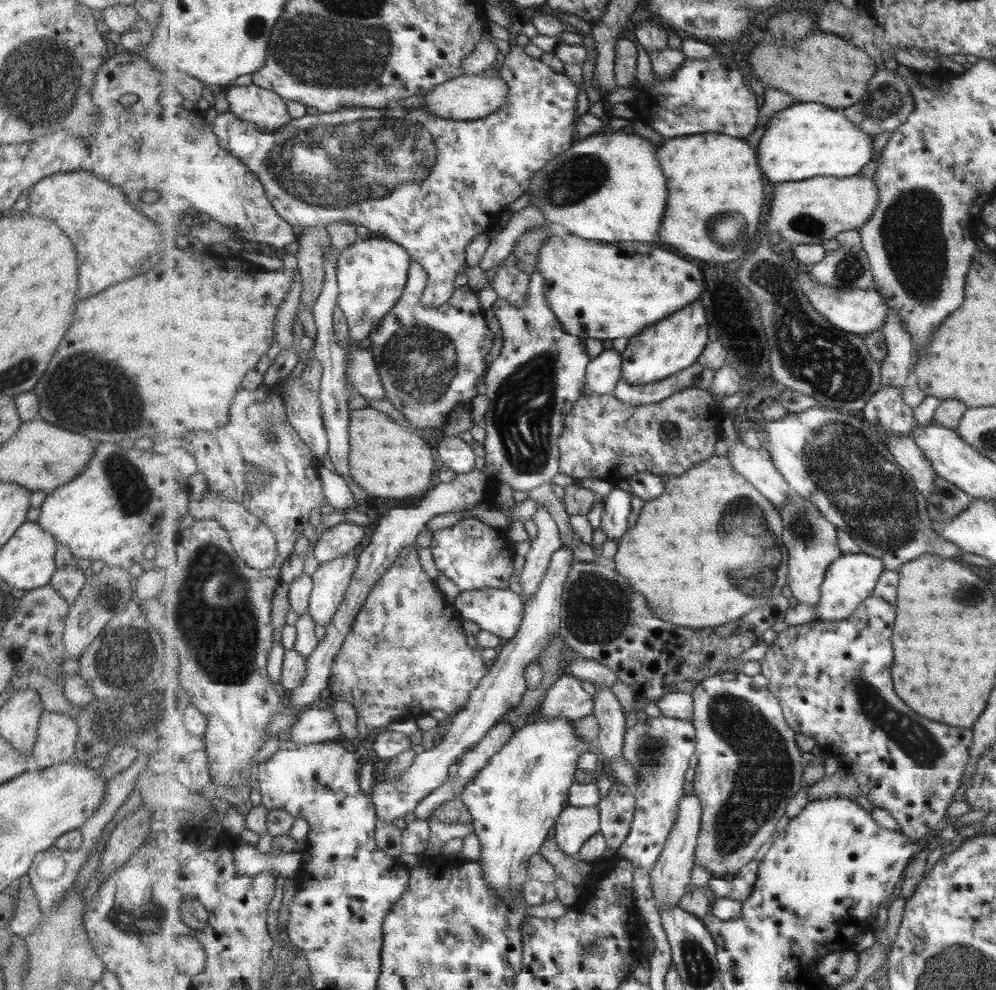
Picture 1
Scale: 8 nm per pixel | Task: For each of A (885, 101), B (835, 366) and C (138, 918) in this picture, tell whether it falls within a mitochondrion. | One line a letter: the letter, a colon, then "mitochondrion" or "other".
A: mitochondrion
B: mitochondrion
C: mitochondrion

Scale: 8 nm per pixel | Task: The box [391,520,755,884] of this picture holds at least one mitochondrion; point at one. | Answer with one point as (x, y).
(595, 604)

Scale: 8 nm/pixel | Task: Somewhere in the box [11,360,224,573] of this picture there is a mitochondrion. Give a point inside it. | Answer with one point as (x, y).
(132, 494)

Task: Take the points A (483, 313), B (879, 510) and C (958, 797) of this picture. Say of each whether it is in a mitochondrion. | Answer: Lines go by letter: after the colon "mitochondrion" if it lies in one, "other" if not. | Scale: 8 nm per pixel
A: other
B: mitochondrion
C: other

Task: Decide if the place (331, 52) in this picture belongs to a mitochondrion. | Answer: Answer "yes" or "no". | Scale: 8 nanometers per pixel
yes

